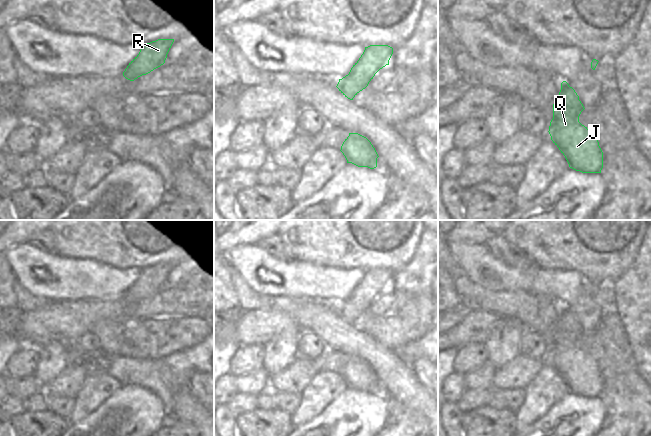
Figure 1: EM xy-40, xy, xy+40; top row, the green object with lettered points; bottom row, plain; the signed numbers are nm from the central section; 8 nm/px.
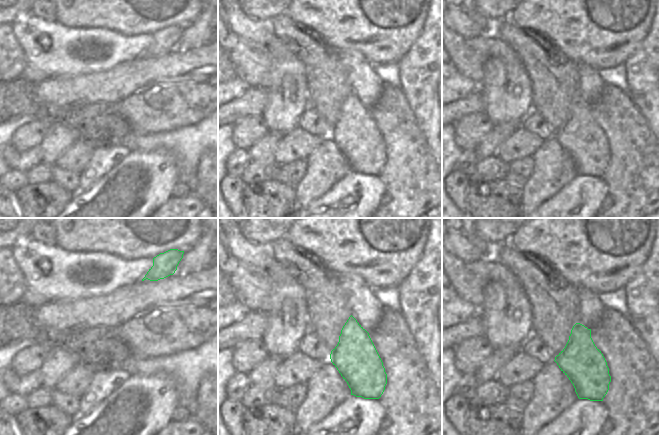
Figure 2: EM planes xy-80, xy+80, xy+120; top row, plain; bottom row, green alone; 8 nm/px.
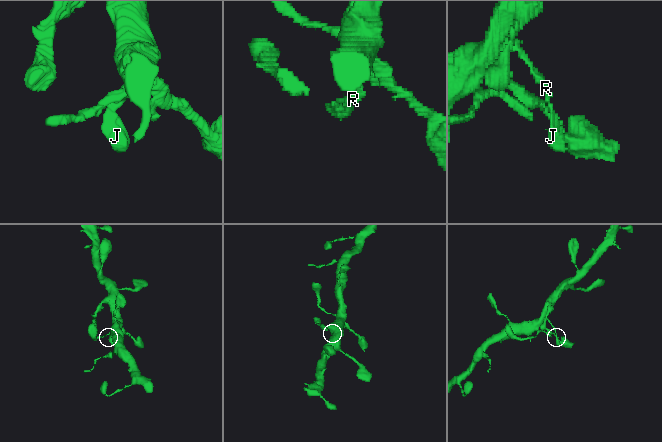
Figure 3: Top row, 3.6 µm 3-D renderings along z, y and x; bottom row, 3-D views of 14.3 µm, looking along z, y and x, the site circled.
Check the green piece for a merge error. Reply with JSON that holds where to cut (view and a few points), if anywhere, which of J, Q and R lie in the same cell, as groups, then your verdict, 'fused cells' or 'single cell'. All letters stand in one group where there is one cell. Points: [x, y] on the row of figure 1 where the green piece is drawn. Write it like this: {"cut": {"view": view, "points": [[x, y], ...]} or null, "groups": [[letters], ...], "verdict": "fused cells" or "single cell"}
{"cut": null, "groups": [["J", "Q", "R"]], "verdict": "single cell"}

